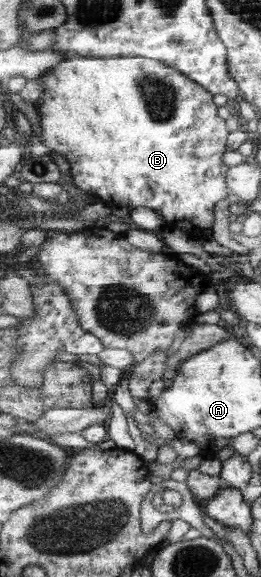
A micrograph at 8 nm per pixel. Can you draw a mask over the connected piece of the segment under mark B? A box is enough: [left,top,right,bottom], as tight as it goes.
[35,52,231,237]

